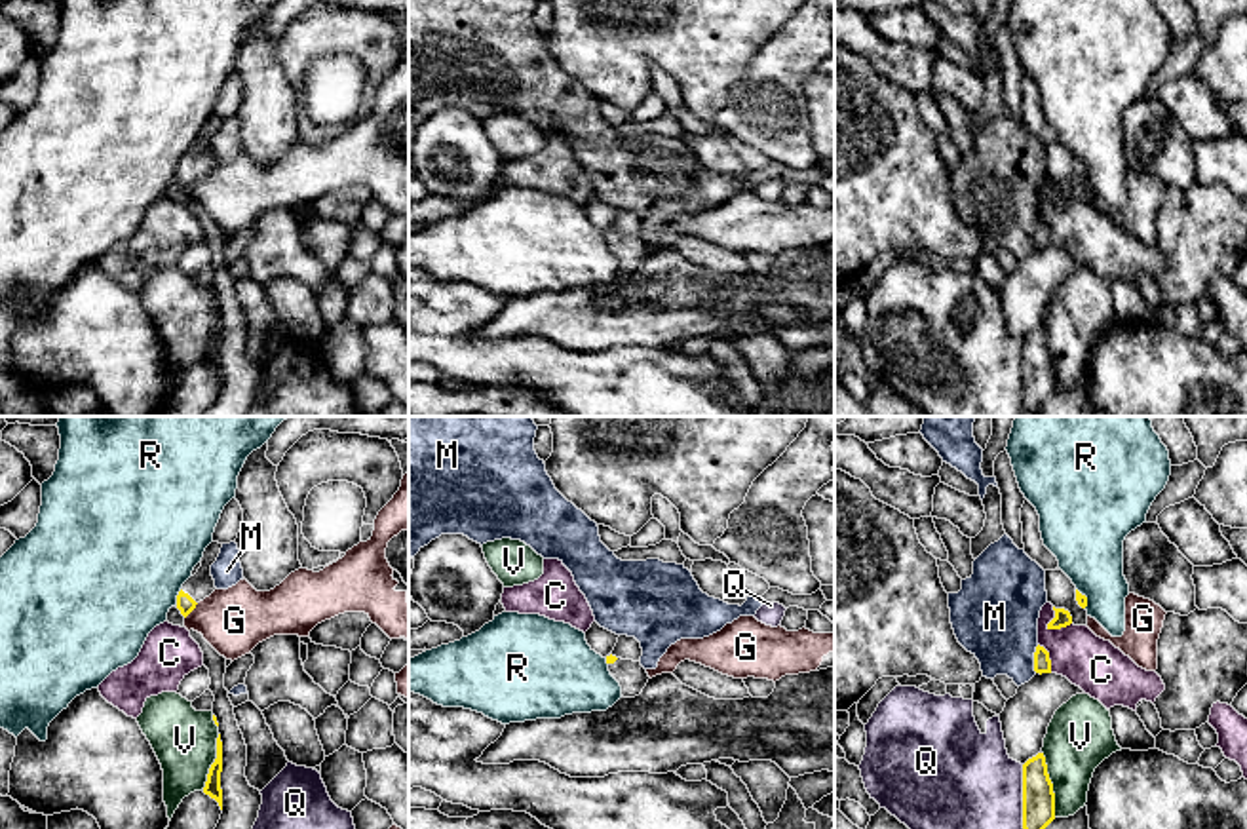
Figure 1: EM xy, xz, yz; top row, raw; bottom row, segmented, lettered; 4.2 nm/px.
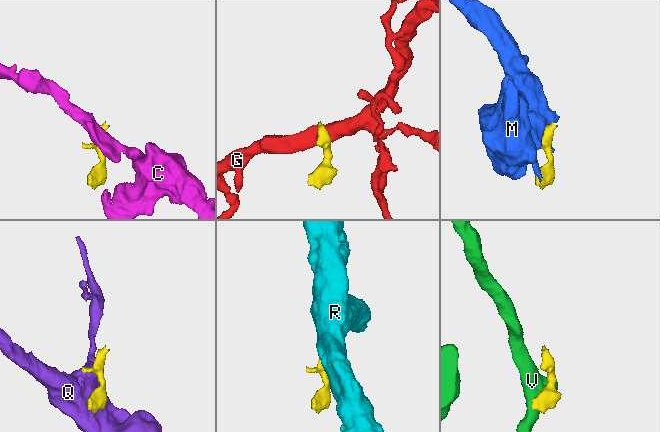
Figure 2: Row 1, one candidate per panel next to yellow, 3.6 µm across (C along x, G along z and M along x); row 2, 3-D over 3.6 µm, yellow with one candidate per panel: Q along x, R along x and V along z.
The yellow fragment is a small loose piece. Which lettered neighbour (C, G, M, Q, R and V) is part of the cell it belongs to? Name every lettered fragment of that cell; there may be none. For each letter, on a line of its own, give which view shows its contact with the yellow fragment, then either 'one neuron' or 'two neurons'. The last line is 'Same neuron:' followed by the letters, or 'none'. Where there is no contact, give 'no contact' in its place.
C: contact in yz; two neurons
G: contact in xy; two neurons
M: contact in yz; two neurons
Q: contact in yz; two neurons
R: contact in xy; two neurons
V: contact in yz; two neurons
Same neuron: none

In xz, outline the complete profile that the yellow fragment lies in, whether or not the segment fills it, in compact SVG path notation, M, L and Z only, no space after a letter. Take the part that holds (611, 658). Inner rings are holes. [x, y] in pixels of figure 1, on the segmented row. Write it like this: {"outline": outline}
{"outline": "M606 656L610 675L620 683L624 698L635 698L648 683L648 673L641 662Z"}

